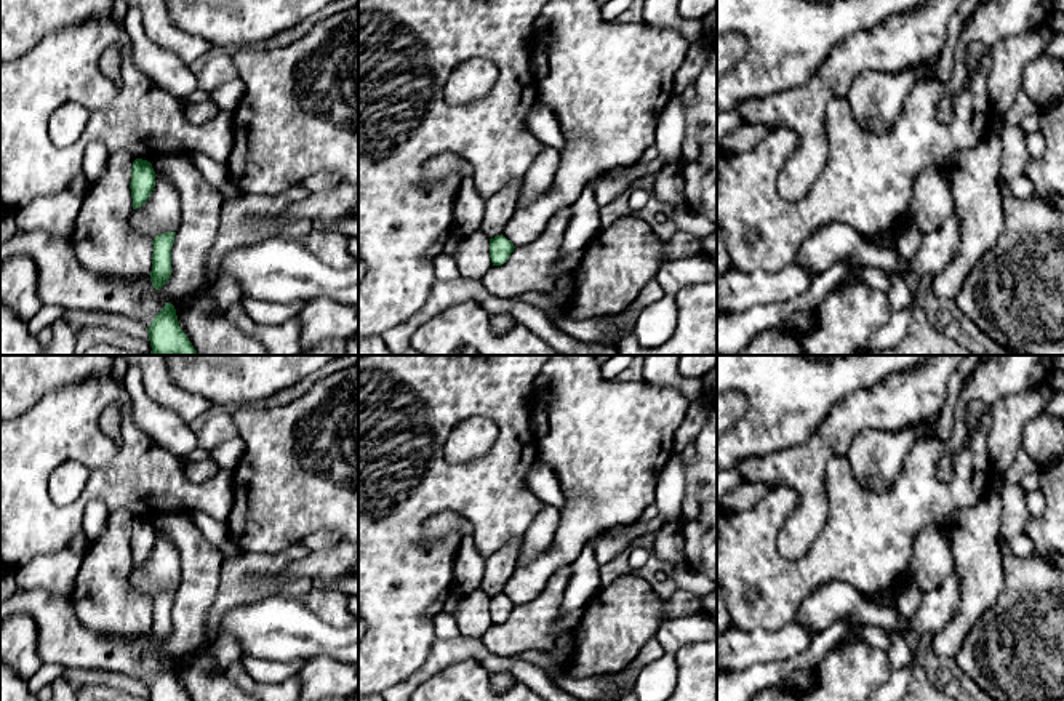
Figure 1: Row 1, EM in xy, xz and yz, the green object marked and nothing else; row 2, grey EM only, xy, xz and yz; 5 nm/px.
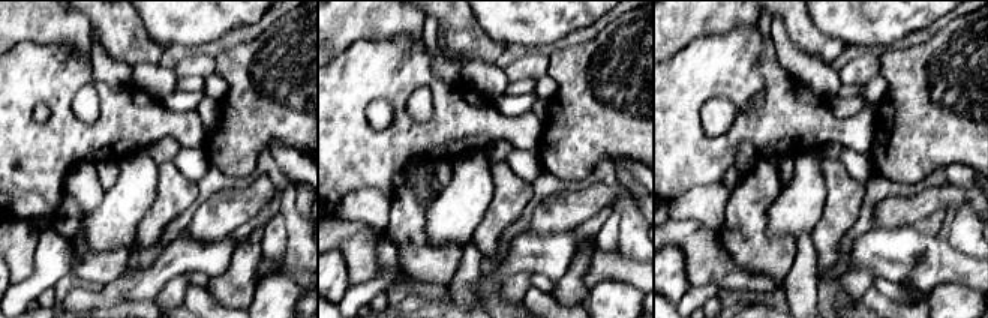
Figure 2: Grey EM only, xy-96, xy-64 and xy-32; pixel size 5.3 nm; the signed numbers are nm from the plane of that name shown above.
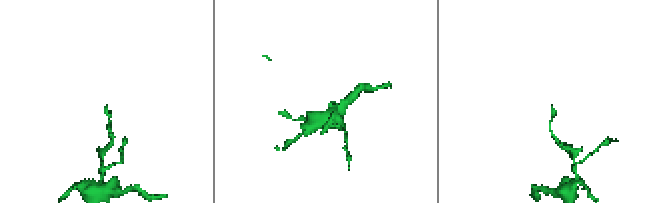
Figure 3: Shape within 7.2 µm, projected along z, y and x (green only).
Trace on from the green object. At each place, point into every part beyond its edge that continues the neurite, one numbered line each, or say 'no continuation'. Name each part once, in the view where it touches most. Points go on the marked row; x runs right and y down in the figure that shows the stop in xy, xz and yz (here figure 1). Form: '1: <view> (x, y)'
no continuation

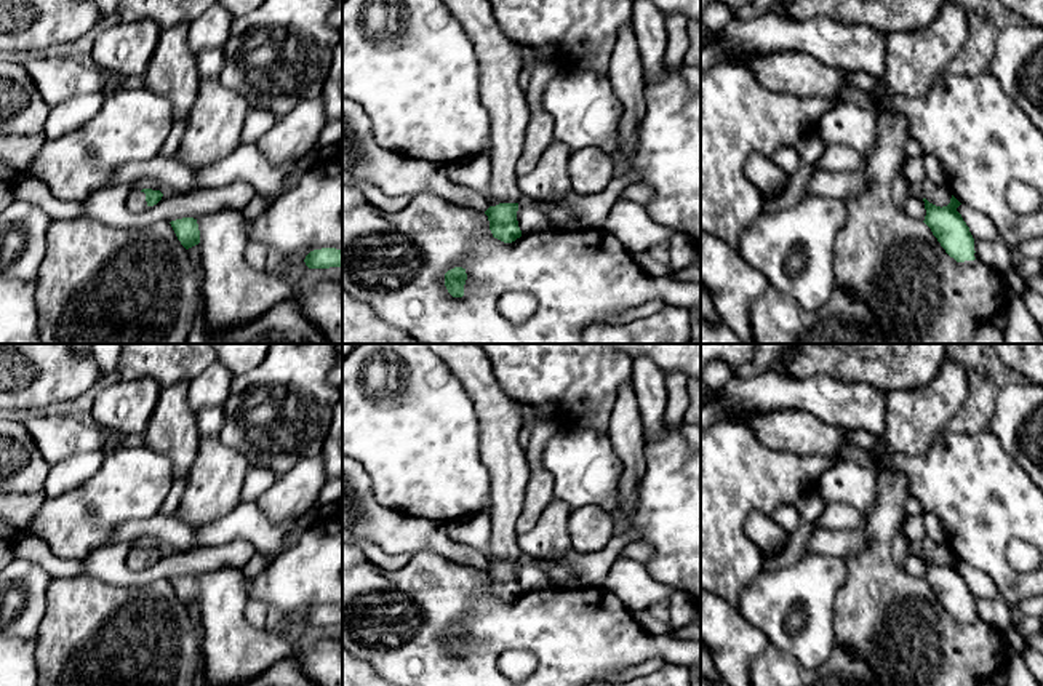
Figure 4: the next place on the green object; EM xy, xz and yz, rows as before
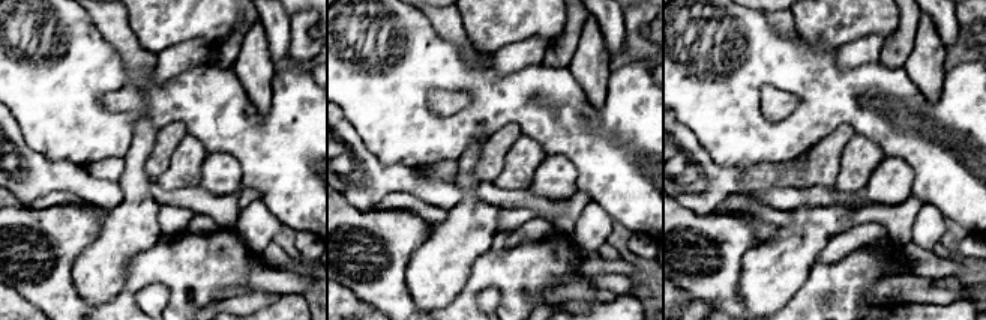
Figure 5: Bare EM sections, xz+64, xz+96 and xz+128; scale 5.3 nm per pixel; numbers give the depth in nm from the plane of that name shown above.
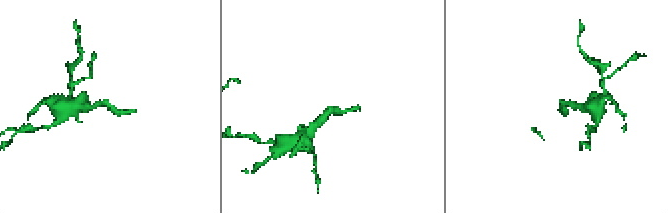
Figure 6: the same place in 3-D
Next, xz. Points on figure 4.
1: xz (499, 58)

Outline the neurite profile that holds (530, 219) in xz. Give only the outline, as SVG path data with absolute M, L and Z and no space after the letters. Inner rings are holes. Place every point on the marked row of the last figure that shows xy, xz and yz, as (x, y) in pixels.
M518 205L517 221L522 235L529 235L529 233L536 233L555 227L552 221L541 209L534 206Z

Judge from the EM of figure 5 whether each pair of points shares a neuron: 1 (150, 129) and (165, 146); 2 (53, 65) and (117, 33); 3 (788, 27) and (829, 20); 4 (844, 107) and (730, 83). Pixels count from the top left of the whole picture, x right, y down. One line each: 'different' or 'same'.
1: different
2: different
3: different
4: same

